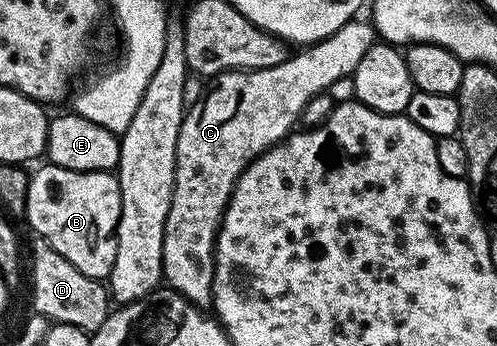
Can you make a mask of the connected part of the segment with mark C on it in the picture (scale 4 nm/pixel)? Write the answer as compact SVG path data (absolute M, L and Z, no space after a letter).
M353 20L321 42L305 46L282 64L261 70L228 70L211 79L212 87L184 111L182 128L178 132L178 152L174 172L174 196L164 225L162 240L163 281L178 294L201 308L212 306L212 285L216 279L216 237L224 222L224 213L242 172L257 156L283 142L300 122L300 114L314 96L331 91L335 82L347 79L358 68L358 60L377 41L371 21Z

